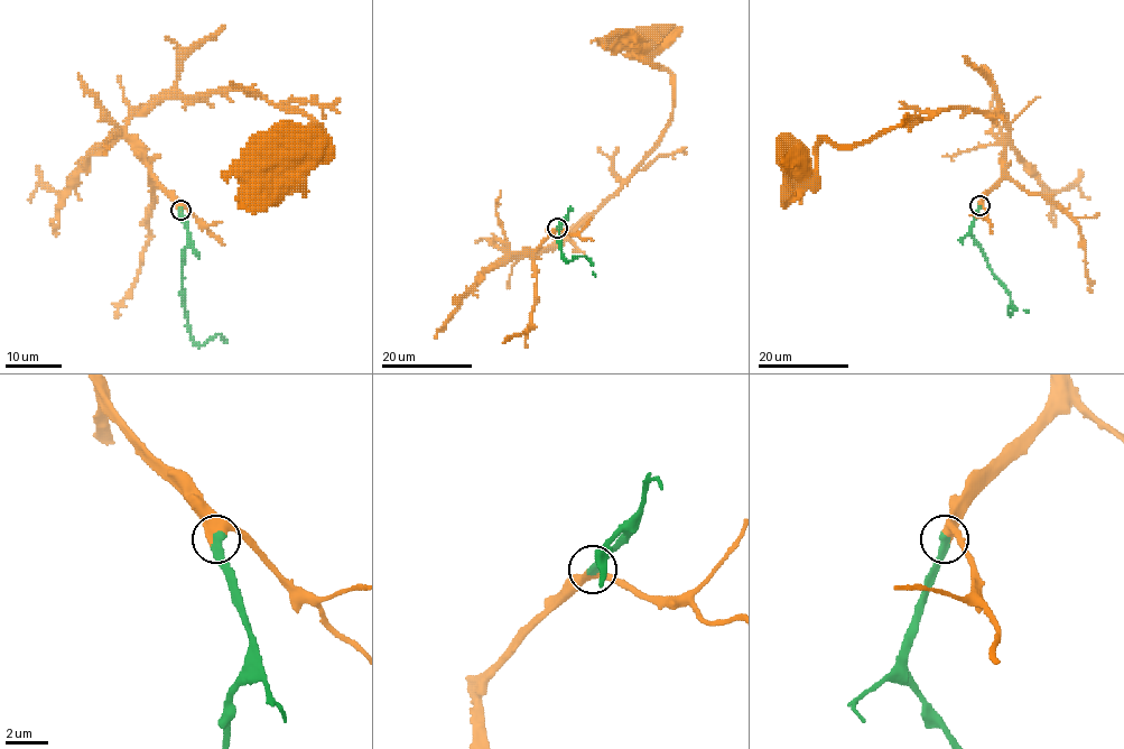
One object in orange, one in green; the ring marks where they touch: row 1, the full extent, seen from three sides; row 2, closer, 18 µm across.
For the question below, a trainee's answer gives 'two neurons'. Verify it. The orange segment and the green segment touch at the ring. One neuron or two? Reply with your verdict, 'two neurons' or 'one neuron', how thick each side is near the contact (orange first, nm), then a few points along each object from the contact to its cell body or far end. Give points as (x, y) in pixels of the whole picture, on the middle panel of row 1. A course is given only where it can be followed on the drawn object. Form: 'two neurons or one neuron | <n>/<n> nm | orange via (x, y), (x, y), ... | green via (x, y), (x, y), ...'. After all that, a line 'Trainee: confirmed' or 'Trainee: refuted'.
one neuron | 440/440 nm | orange via (557, 228), (536, 250), (511, 253), (560, 244), (643, 159), (671, 113), (672, 75), (634, 45), (642, 39) | green via (557, 227), (565, 219), (560, 222), (559, 246), (566, 261), (586, 257), (595, 276)
Trainee: refuted

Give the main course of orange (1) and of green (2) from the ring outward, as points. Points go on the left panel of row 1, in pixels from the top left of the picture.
1: (179, 210), (122, 130), (133, 116), (253, 89), (323, 130), (299, 138), (295, 183), (276, 164), (285, 146)
2: (179, 210), (189, 237), (189, 244), (184, 252), (183, 301), (191, 339), (202, 347), (219, 333), (226, 342)

